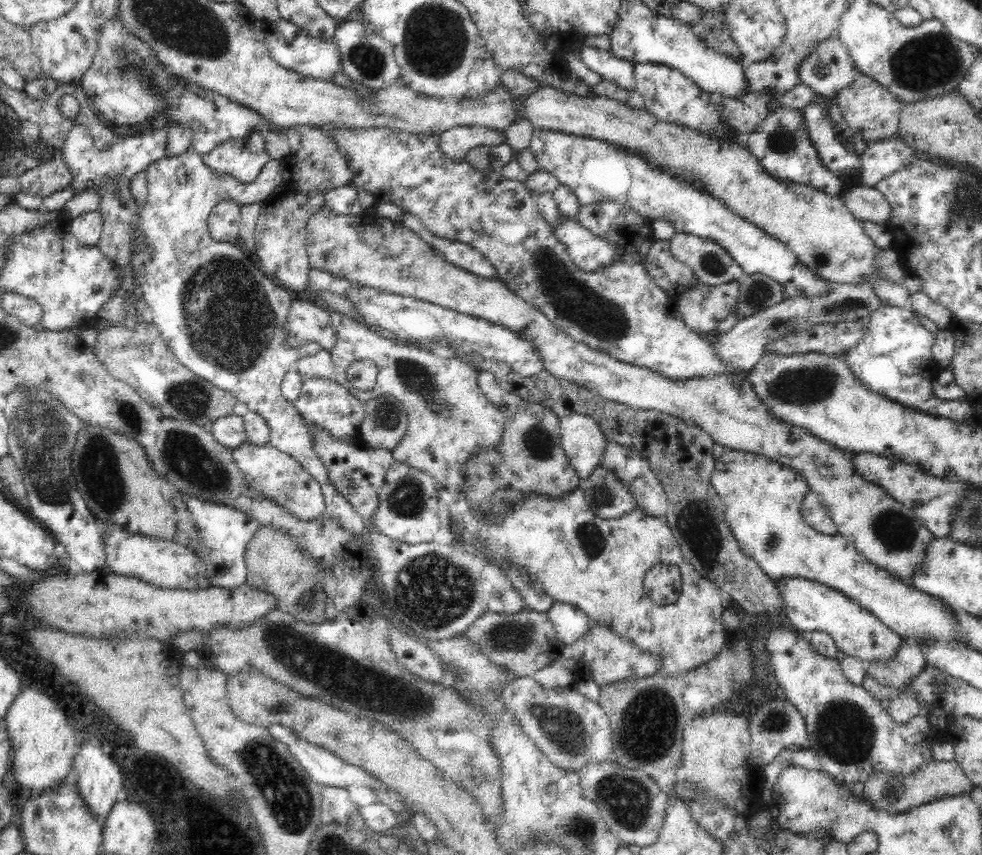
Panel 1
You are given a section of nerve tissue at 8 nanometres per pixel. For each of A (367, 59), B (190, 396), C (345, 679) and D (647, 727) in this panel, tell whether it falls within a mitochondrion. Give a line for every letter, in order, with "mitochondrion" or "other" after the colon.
A: mitochondrion
B: mitochondrion
C: mitochondrion
D: mitochondrion

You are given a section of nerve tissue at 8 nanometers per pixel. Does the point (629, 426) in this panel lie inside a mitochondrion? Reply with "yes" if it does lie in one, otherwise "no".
no

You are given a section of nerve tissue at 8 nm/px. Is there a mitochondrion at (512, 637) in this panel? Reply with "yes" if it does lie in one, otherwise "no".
yes

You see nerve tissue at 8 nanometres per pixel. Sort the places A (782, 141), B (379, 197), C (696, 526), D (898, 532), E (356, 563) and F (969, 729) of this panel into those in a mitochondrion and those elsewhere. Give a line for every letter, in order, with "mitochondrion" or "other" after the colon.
A: mitochondrion
B: other
C: mitochondrion
D: mitochondrion
E: other
F: other

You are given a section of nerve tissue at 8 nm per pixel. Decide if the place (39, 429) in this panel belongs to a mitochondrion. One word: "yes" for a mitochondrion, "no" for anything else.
yes

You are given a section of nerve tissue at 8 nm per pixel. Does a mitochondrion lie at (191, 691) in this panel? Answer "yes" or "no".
no

